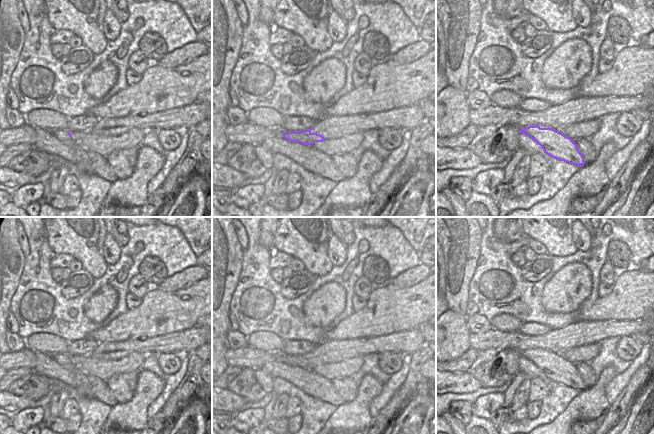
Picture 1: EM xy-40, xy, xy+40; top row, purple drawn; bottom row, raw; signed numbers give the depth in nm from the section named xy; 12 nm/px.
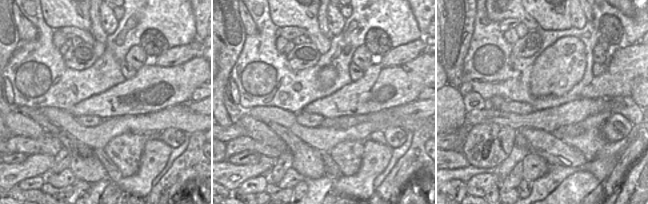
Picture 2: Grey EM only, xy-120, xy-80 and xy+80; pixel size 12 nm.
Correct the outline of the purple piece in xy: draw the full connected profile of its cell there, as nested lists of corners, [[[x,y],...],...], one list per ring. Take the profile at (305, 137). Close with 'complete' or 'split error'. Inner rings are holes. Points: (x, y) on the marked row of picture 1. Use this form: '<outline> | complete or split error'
[[[274,129],[272,135],[264,139],[259,145],[268,149],[273,154],[282,154],[302,166],[305,170],[318,174],[336,183],[344,180],[343,175],[337,170],[332,157],[312,147],[314,142],[326,140],[322,135],[312,133],[311,130],[289,133]]] | split error

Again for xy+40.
[[[536,125],[519,130],[512,126],[499,126],[498,130],[510,152],[523,150],[529,156],[542,155],[548,164],[547,172],[555,169],[558,160],[580,167],[585,164],[577,144],[552,128]]] | split error

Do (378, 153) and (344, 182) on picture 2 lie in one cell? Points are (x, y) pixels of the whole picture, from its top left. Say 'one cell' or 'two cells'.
one cell

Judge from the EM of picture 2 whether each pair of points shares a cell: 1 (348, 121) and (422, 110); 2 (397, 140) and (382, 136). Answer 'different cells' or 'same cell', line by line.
1: same cell
2: same cell

